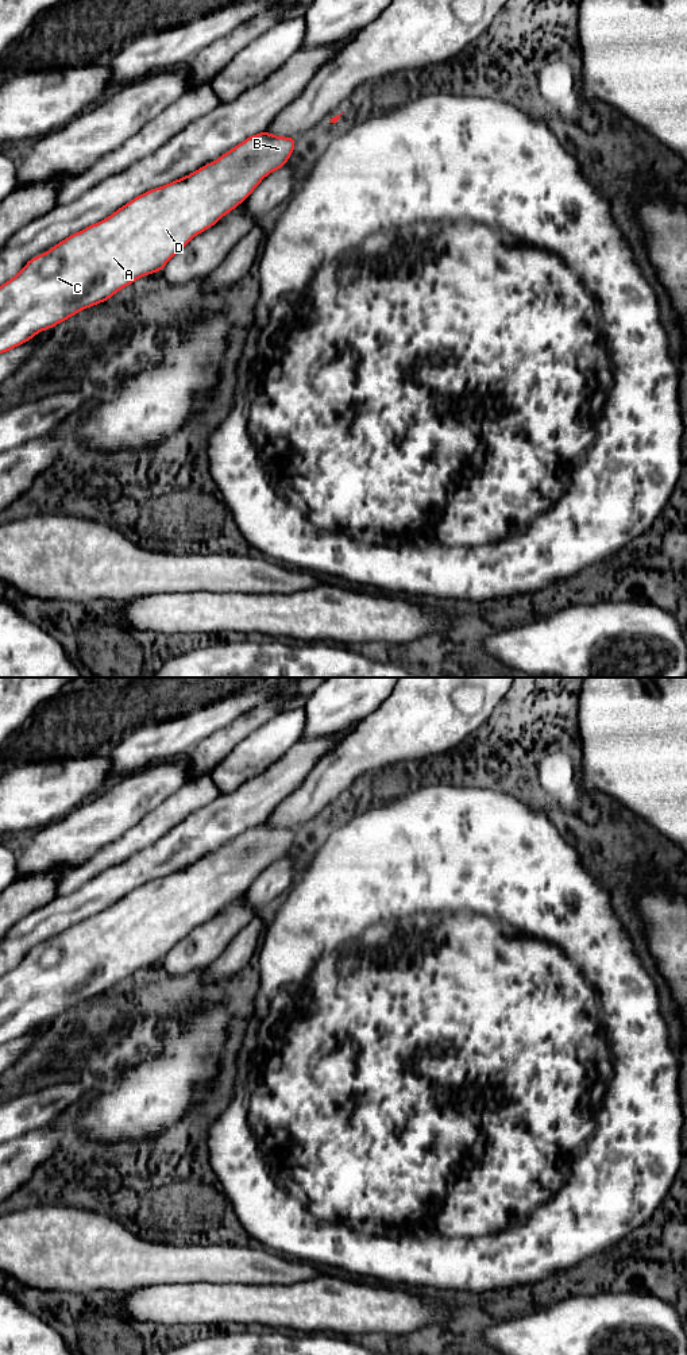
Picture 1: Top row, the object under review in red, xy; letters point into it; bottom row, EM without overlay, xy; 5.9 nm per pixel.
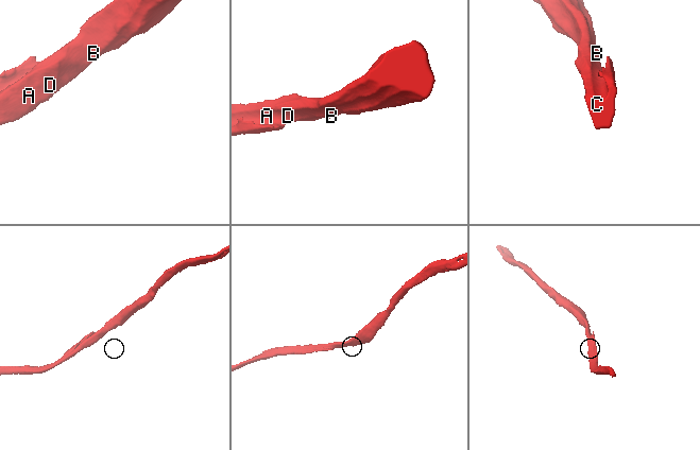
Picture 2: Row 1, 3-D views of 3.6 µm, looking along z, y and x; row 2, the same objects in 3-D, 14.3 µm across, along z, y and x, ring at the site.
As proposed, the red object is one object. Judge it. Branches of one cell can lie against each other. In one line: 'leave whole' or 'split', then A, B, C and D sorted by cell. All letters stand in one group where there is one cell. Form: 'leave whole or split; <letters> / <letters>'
leave whole; A B C D

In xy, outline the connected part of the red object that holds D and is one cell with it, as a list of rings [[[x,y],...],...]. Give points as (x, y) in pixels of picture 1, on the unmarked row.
[[[267,822],[252,826],[219,850],[186,868],[135,888],[109,908],[70,926],[47,943],[30,950],[13,969],[0,977],[0,1045],[31,1031],[38,1023],[55,1018],[80,1001],[107,992],[138,969],[162,962],[196,926],[215,916],[242,895],[266,866],[285,857],[294,835],[296,829],[275,827]]]

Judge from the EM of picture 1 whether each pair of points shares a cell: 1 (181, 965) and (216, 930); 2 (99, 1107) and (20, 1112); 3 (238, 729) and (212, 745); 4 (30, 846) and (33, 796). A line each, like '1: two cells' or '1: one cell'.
1: one cell
2: two cells
3: one cell
4: two cells

